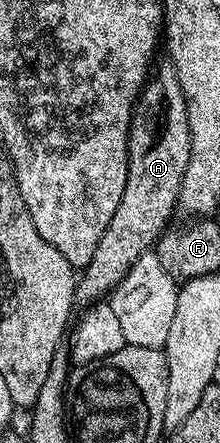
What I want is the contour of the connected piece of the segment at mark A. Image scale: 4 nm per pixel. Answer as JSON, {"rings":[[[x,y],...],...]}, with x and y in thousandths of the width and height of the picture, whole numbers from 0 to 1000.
{"rings":[[[773,142],[723,144],[659,185],[605,244],[582,302],[573,420],[514,492],[445,544],[423,582],[350,628],[341,666],[359,686],[423,686],[486,668],[609,591],[695,560],[714,537],[750,524],[764,494],[814,456],[827,397],[859,372],[868,321],[855,230],[800,153]]]}

